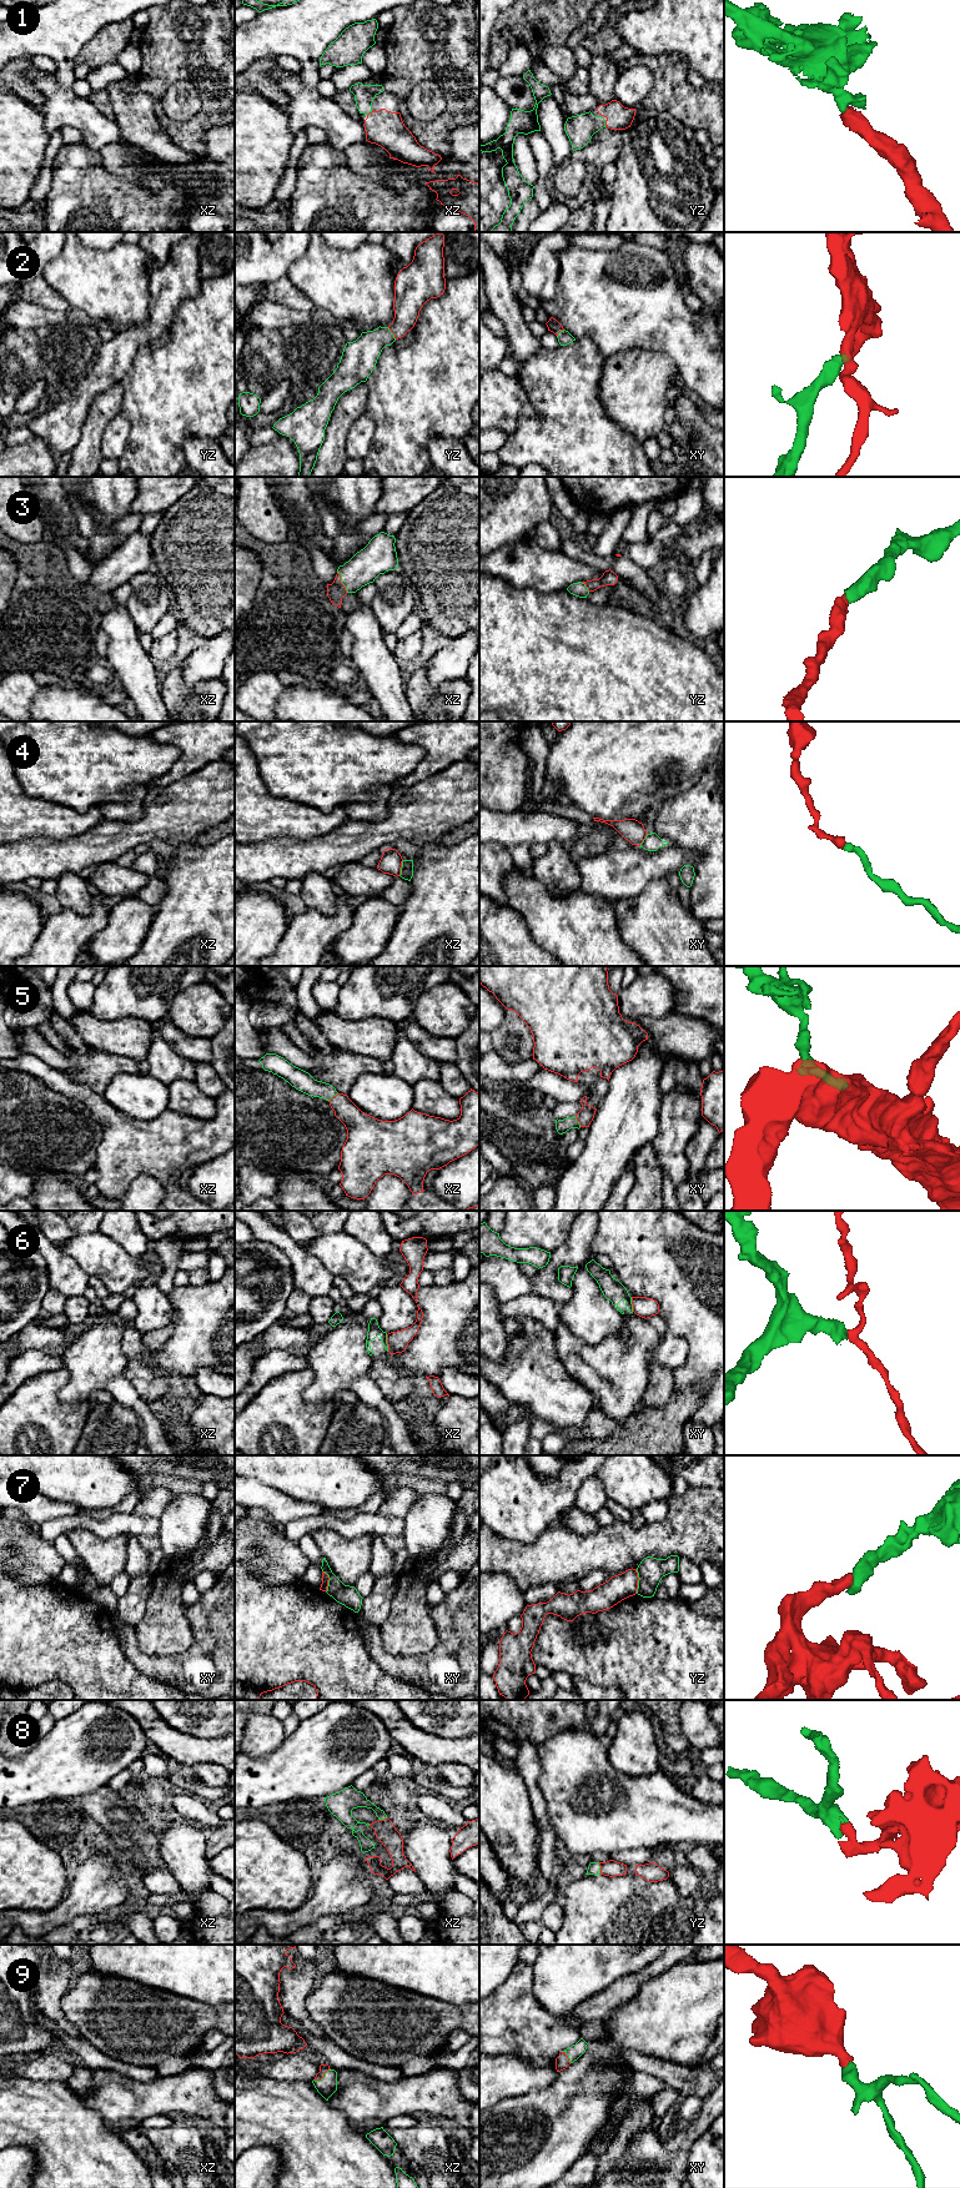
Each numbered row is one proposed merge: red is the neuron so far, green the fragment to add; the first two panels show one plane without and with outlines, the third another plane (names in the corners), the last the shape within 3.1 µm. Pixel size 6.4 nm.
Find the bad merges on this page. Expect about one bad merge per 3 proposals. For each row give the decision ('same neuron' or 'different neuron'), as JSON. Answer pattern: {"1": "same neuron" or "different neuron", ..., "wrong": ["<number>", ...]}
{"1": "same neuron", "2": "same neuron", "3": "same neuron", "4": "different neuron", "5": "same neuron", "6": "different neuron", "7": "different neuron", "8": "same neuron", "9": "same neuron", "wrong": ["4", "6", "7"]}

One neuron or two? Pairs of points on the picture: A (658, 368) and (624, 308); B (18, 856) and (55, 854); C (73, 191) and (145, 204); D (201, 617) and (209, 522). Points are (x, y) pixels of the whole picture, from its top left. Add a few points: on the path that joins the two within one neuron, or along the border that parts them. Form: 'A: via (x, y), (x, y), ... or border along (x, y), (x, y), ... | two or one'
A: border along (619, 352), (657, 351), (674, 365) | two
B: via (26, 856), (46, 856) | one
C: via (90, 204), (127, 204) | one
D: via (205, 593), (205, 546) | one

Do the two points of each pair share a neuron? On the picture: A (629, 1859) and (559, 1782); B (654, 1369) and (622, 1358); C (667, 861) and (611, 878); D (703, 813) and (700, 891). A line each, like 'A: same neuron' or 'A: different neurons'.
A: different neurons
B: different neurons
C: same neuron
D: same neuron

